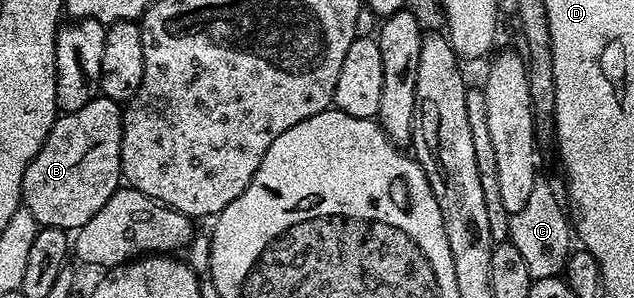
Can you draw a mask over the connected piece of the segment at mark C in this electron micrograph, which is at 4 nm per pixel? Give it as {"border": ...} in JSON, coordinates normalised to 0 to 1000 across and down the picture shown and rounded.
{"border":[[[858,587],[842,601],[839,651],[826,698],[804,721],[803,812],[814,822],[820,862],[838,940],[855,940],[858,930],[882,926],[893,893],[893,869],[902,836],[902,755],[874,648],[869,614]]]}

